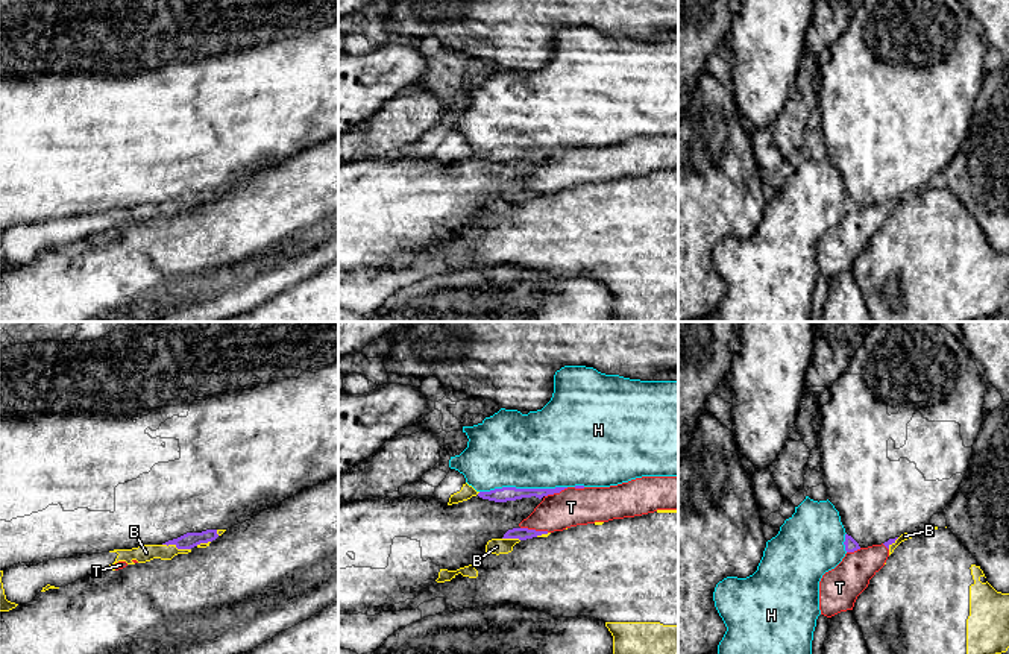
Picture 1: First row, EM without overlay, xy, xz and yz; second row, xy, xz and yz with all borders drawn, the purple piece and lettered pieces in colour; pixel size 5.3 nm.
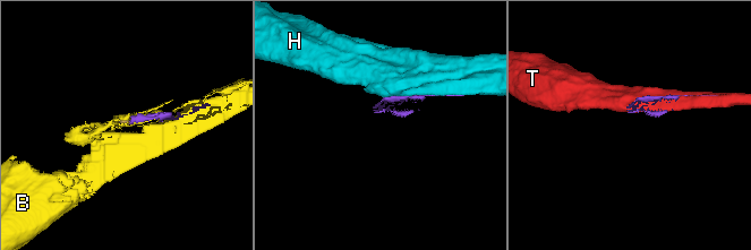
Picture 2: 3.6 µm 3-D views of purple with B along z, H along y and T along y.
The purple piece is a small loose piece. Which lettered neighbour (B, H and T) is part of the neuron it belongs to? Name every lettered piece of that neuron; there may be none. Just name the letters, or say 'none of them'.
T

